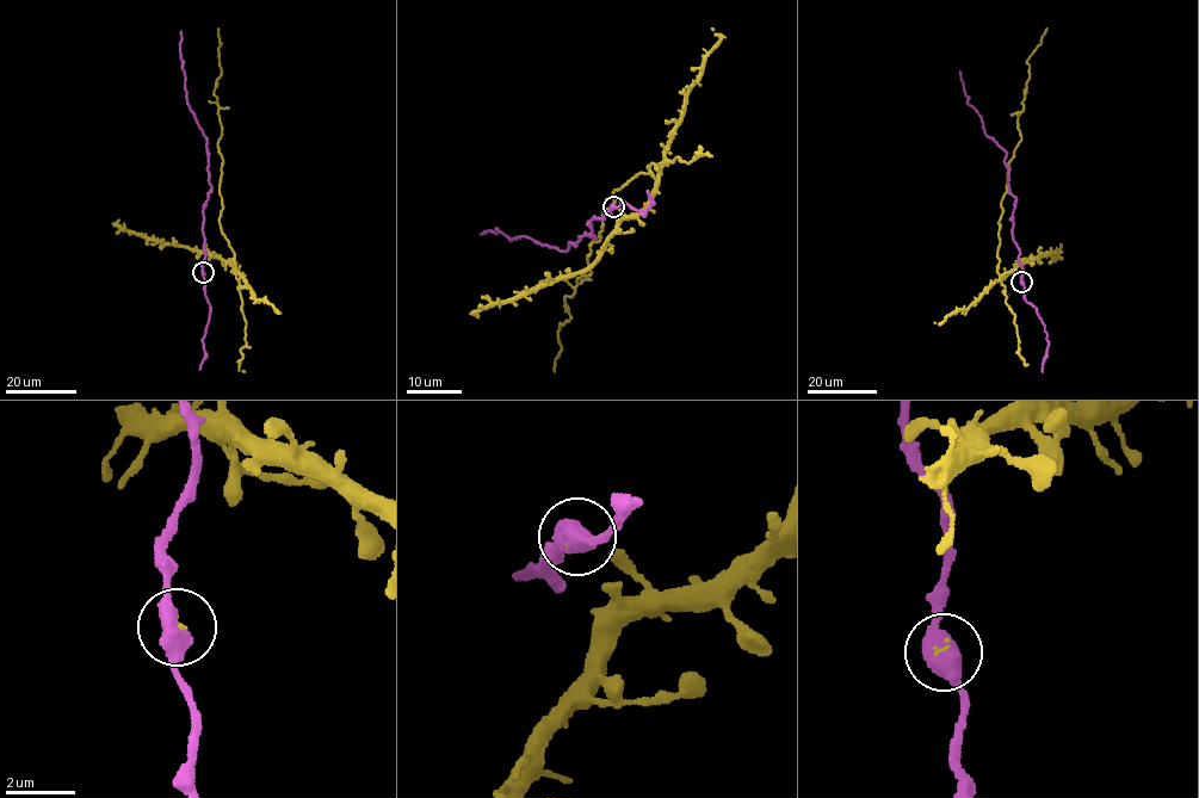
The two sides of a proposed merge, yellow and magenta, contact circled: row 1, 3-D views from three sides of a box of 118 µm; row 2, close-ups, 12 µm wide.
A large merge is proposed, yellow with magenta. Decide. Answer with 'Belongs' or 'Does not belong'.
Does not belong

